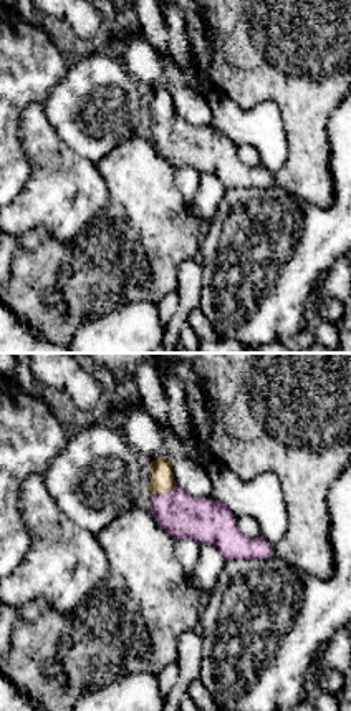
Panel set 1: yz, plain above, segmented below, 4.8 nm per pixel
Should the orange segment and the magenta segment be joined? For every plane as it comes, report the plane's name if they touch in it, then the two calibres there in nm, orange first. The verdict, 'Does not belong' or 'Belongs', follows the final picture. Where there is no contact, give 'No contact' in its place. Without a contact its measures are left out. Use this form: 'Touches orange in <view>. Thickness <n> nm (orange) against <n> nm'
Touches orange in yz. Thickness 110 nm (orange) against 220 nm

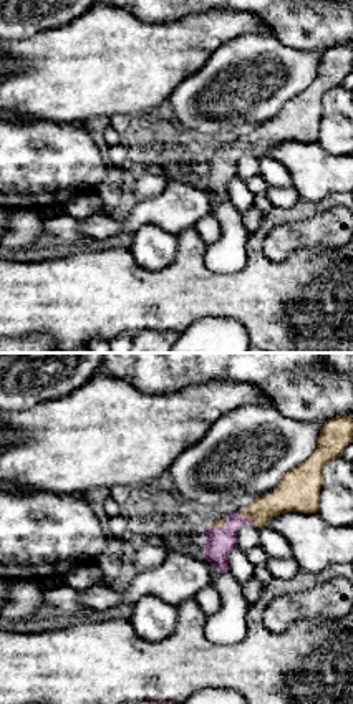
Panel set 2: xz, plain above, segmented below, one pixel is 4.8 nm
Touches orange in xz. Thickness 180 nm (orange) against 150 nm

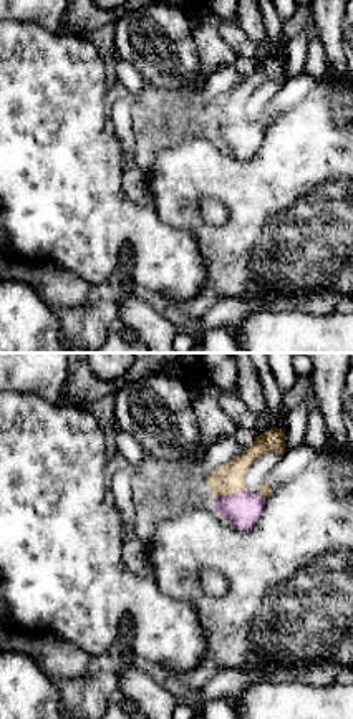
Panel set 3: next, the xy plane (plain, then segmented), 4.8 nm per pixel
Touches orange in xy. Thickness 150 nm (orange) against 170 nm

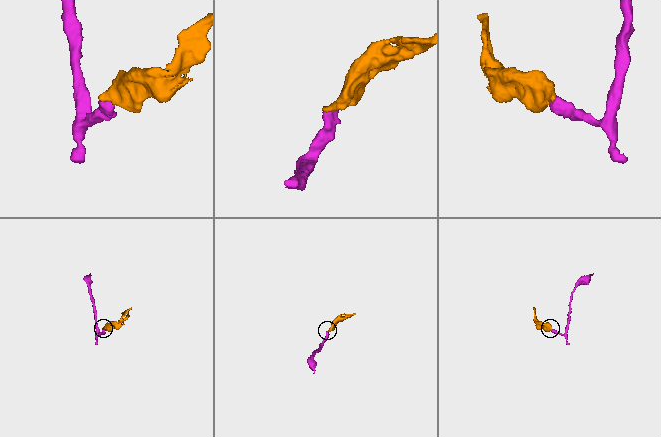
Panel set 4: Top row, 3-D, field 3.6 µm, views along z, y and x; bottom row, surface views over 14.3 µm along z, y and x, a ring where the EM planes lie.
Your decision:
Belongs

